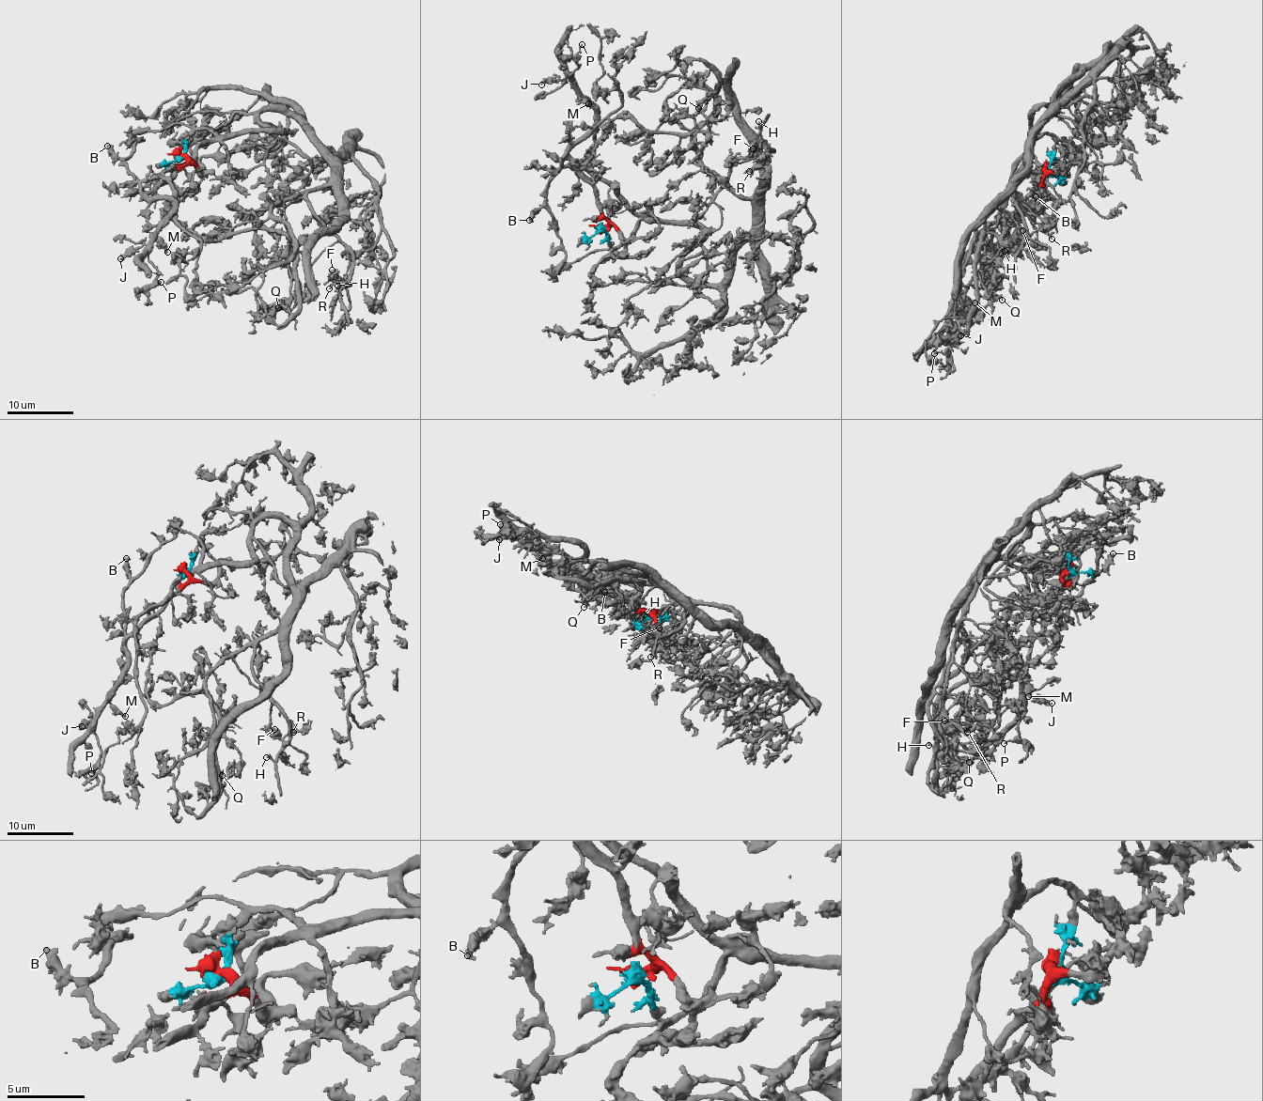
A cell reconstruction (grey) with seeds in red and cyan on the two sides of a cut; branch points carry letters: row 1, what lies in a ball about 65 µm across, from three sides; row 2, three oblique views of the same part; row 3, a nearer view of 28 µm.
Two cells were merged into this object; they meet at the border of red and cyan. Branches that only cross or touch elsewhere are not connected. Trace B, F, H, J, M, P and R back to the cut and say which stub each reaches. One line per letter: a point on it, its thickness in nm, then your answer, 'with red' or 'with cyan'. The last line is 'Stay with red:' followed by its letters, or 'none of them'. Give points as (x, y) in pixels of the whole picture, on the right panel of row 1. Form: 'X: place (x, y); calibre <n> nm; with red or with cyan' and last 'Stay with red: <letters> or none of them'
B: place (1036, 196); calibre 500 nm; with red
F: place (1022, 230); calibre 440 nm; with cyan
H: place (1005, 251); calibre 170 nm; with cyan
J: place (960, 335); calibre 300 nm; with red
M: place (974, 302); calibre 360 nm; with red
P: place (934, 353); calibre 150 nm; with red
R: place (1052, 239); calibre 160 nm; with cyan
Stay with red: B, J, M, P

